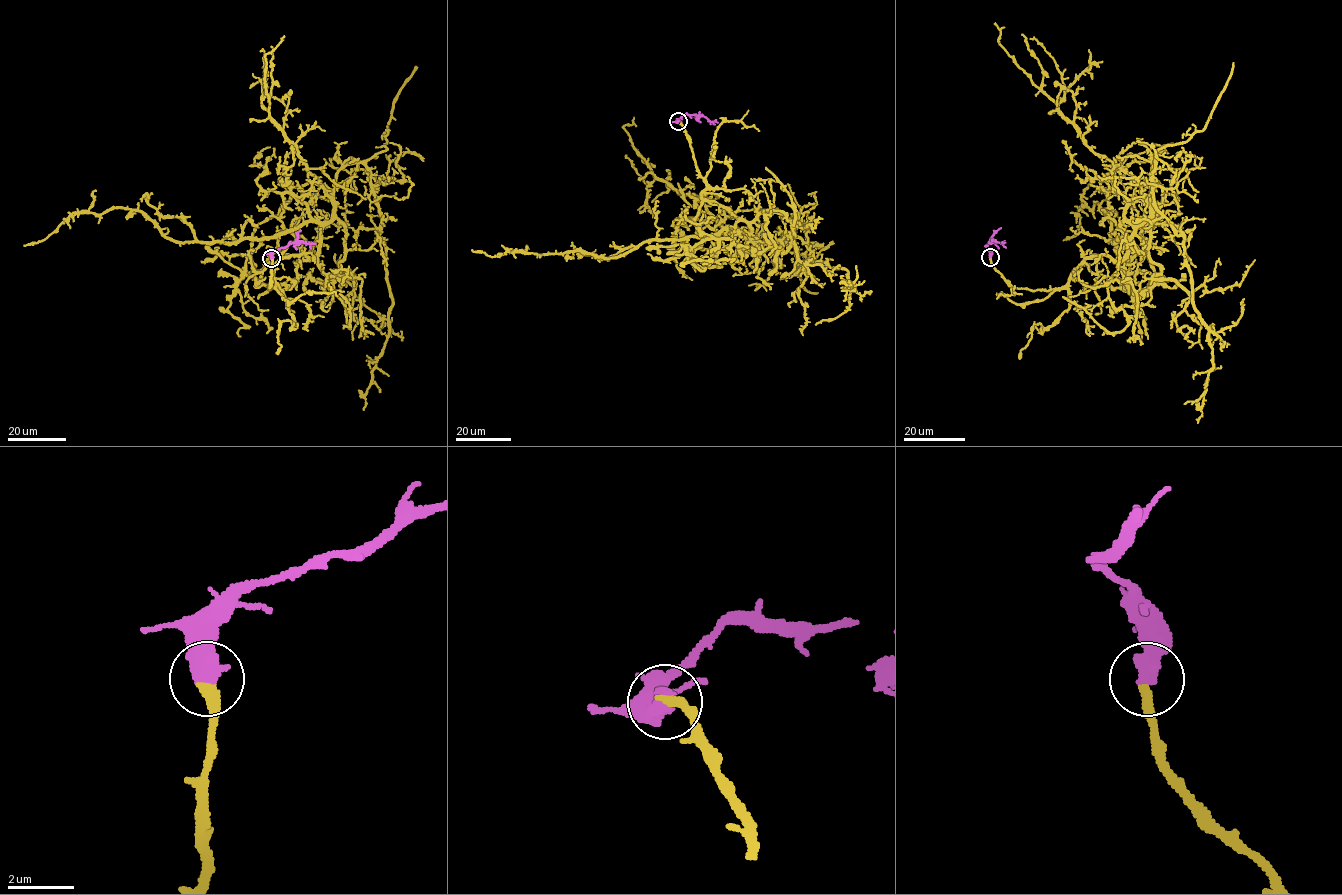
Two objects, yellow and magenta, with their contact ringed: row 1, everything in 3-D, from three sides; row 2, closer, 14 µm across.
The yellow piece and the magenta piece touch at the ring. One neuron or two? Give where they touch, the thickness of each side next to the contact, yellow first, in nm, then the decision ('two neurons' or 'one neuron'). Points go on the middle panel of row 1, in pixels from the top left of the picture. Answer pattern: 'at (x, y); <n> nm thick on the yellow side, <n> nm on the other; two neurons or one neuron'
at (678, 121); 280 nm thick on the yellow side, 600 nm on the other; one neuron

